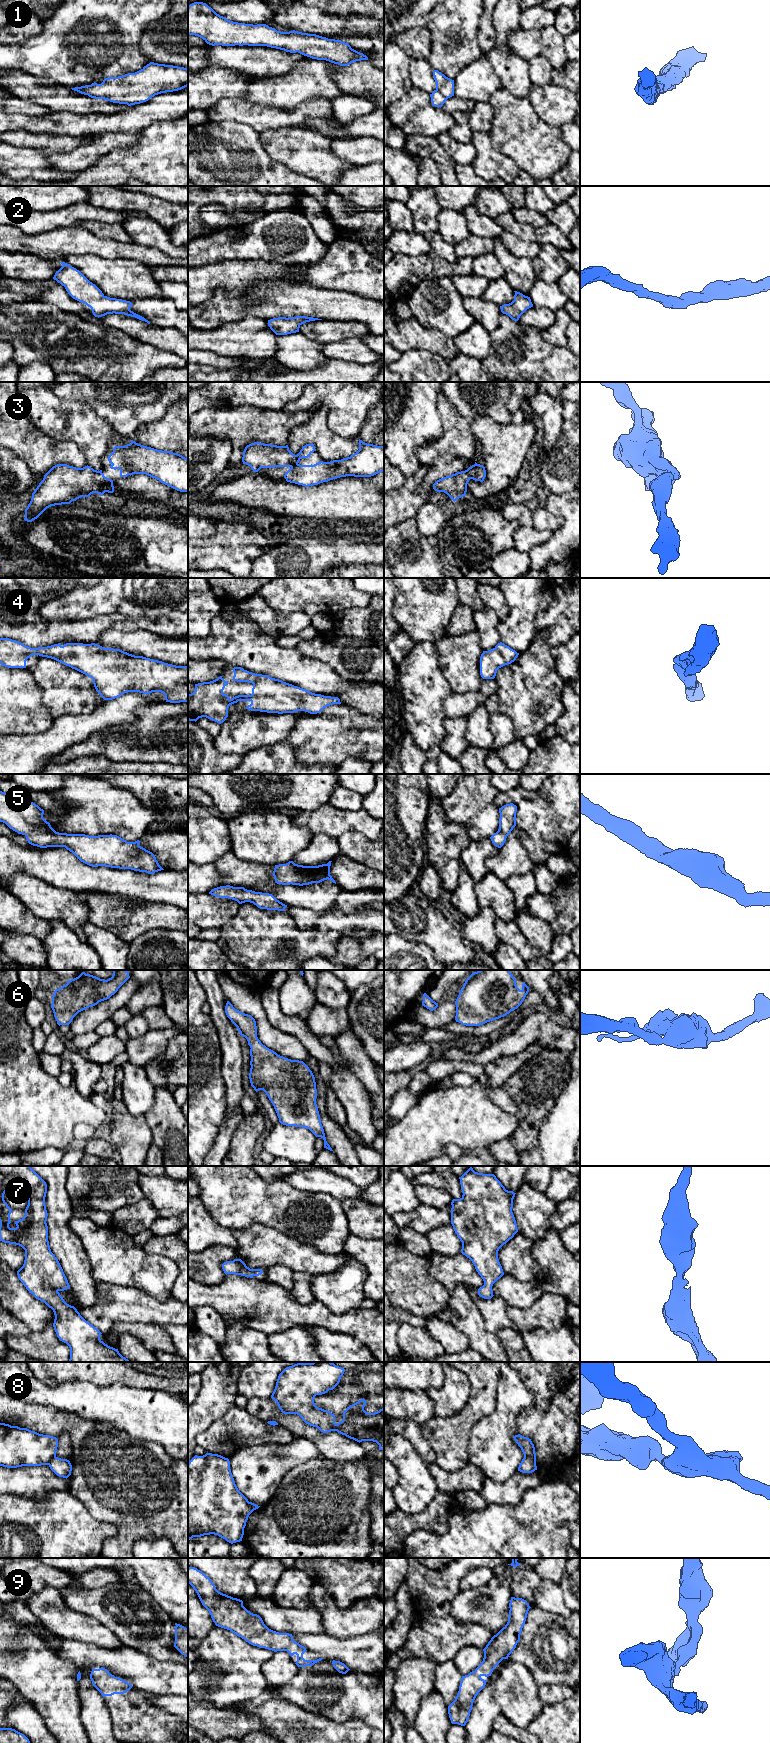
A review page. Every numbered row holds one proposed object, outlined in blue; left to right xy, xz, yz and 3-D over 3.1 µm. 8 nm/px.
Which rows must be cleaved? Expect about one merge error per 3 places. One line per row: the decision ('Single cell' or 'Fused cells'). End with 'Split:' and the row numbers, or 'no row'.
1: Single cell
2: Single cell
3: Single cell
4: Single cell
5: Single cell
6: Single cell
7: Single cell
8: Fused cells
9: Single cell
Split: 8

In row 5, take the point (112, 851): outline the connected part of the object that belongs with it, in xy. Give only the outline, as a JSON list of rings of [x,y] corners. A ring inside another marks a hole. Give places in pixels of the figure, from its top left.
[[[0,791],[0,822],[10,829],[26,836],[29,844],[40,848],[65,847],[81,862],[92,866],[105,866],[119,869],[131,869],[153,874],[164,870],[156,860],[155,855],[141,847],[140,841],[127,842],[117,835],[89,836],[85,834],[67,834],[56,832],[43,818],[44,810],[30,800],[18,794],[8,794]]]

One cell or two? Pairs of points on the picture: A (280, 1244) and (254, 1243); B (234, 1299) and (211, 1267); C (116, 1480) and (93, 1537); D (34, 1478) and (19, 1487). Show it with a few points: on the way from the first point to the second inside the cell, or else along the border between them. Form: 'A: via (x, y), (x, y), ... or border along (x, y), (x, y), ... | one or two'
A: via (274, 1244), (260, 1244) | one
B: border along (226, 1275), (216, 1284), (198, 1283) | two
C: border along (84, 1504), (96, 1519), (112, 1523), (117, 1534) | two
D: via (30, 1482), (23, 1483) | one

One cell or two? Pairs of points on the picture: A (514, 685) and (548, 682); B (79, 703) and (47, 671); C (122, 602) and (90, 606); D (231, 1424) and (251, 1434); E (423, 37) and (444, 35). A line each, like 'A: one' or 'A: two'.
A: one
B: one
C: one
D: one
E: two

